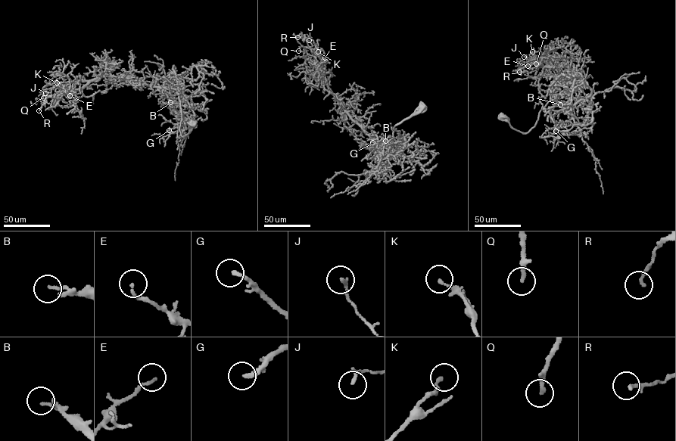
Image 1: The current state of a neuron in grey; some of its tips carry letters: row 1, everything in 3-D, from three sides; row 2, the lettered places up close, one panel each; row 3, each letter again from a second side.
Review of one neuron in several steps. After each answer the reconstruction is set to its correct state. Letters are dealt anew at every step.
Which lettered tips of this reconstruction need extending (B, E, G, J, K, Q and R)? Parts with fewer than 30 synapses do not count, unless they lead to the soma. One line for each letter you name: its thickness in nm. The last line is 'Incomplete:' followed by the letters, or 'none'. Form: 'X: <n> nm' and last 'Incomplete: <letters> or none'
B: 150 nm
G: 200 nm
Q: 200 nm
Incomplete: B, G, Q

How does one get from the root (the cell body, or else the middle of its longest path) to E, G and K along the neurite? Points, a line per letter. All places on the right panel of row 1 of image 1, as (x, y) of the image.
E: (502, 116), (510, 126), (527, 132), (549, 100), (573, 88), (565, 63), (528, 66)
G: (502, 116), (510, 126), (527, 132), (549, 100), (568, 91), (574, 123), (556, 131)
K: (502, 116), (510, 126), (527, 132), (549, 100), (573, 88), (567, 65), (539, 64), (529, 55), (532, 51)

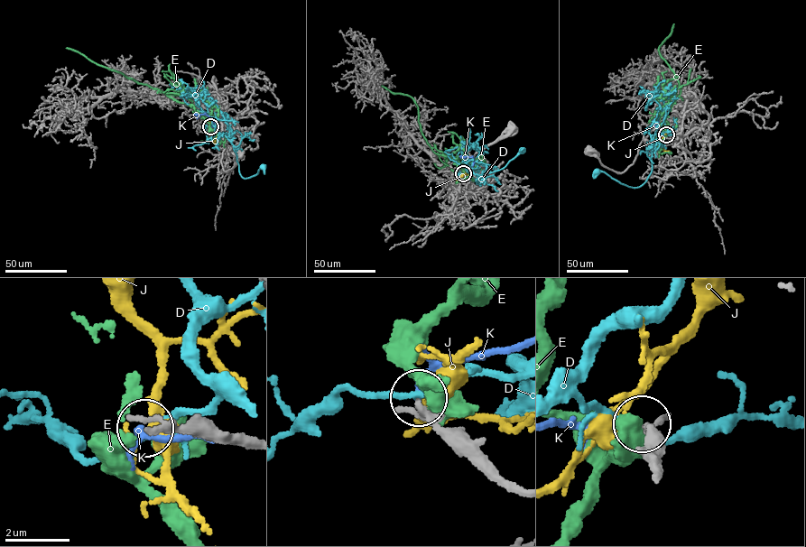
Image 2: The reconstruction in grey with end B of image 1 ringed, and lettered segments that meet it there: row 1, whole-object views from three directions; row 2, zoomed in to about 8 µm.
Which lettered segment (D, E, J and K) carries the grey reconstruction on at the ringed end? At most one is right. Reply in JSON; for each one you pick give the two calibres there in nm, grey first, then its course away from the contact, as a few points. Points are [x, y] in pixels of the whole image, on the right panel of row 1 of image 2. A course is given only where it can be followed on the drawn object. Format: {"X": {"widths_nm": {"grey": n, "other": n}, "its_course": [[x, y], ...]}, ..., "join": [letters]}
{"K": {"widths_nm": {"grey": 180, "other": 200}, "its_course": [[666, 135], [661, 134], [653, 119], [658, 117], [658, 122]]}, "join": ["K"]}

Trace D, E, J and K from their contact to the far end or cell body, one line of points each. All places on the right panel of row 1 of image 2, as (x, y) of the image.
D: (666, 135), (662, 134), (657, 141), (651, 157), (652, 172), (640, 186), (628, 187), (603, 171), (597, 171)
E: (666, 134), (662, 134), (664, 120), (680, 90), (673, 72), (662, 58), (659, 49), (671, 32), (673, 23)
J: (666, 135), (662, 138), (661, 146), (664, 151), (669, 151)
K: (666, 135), (661, 134), (653, 119), (658, 117), (658, 122)

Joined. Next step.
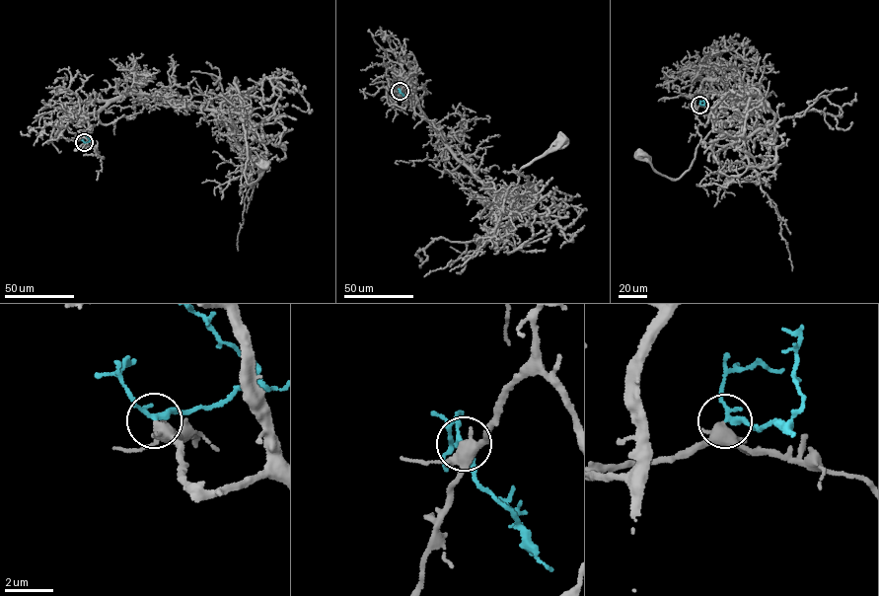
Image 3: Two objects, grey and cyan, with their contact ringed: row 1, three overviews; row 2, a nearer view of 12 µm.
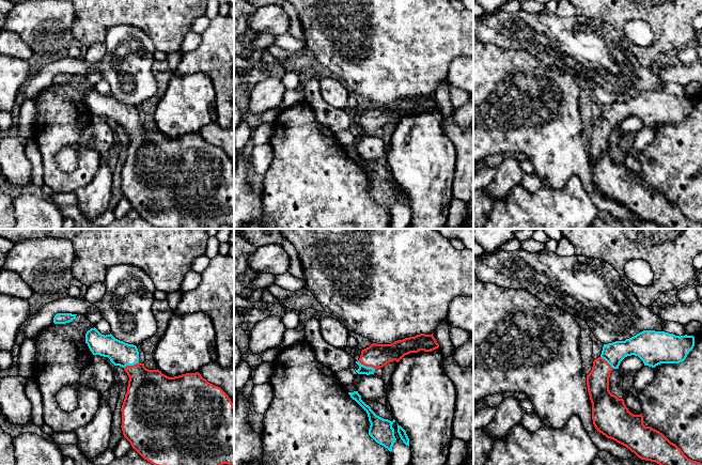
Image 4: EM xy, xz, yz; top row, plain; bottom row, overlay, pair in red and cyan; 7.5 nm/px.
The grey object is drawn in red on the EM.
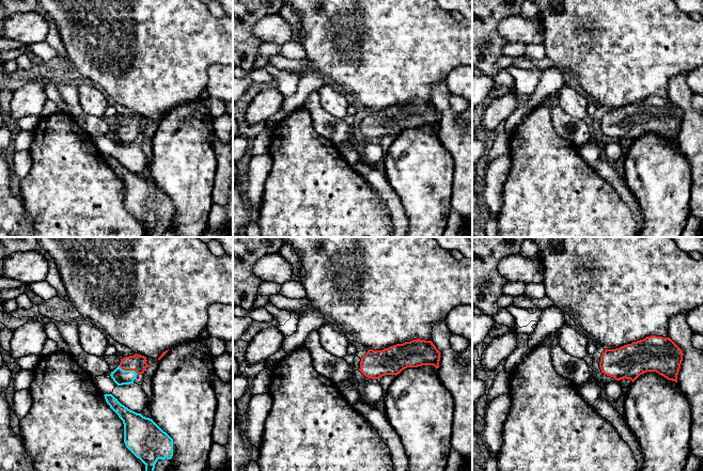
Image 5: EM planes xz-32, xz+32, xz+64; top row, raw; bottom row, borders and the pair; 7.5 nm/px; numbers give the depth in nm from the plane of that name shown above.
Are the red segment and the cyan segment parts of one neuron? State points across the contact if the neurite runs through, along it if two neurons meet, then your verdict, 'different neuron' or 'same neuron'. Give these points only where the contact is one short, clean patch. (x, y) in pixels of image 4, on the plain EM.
runs through xz (376, 117), (367, 126), (362, 129); same neuron

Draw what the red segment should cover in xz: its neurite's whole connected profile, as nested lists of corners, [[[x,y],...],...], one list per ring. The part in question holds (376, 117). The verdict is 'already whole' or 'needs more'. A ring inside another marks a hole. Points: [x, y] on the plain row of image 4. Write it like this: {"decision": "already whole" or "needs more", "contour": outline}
{"decision": "needs more", "contour": [[[420,94],[394,102],[391,105],[372,104],[369,108],[361,111],[360,119],[356,122],[359,126],[356,133],[366,136],[374,135],[376,129],[380,129],[393,121],[399,123],[405,115],[420,111],[432,112],[438,108],[439,105],[433,94]]]}

